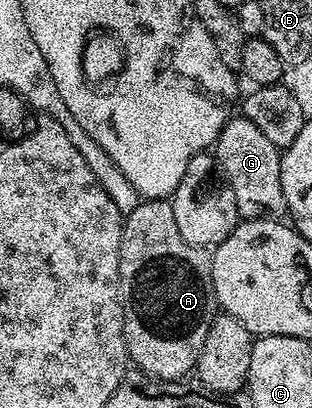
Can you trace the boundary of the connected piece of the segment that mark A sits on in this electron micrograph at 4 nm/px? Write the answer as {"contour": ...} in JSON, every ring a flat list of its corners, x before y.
{"contour":[[162,198,140,201,123,220,123,235,119,249,119,297,123,303,123,335,127,356,151,378,171,382,183,378,199,365,205,336,217,313,211,254,202,246,189,244,177,229,171,202]]}

